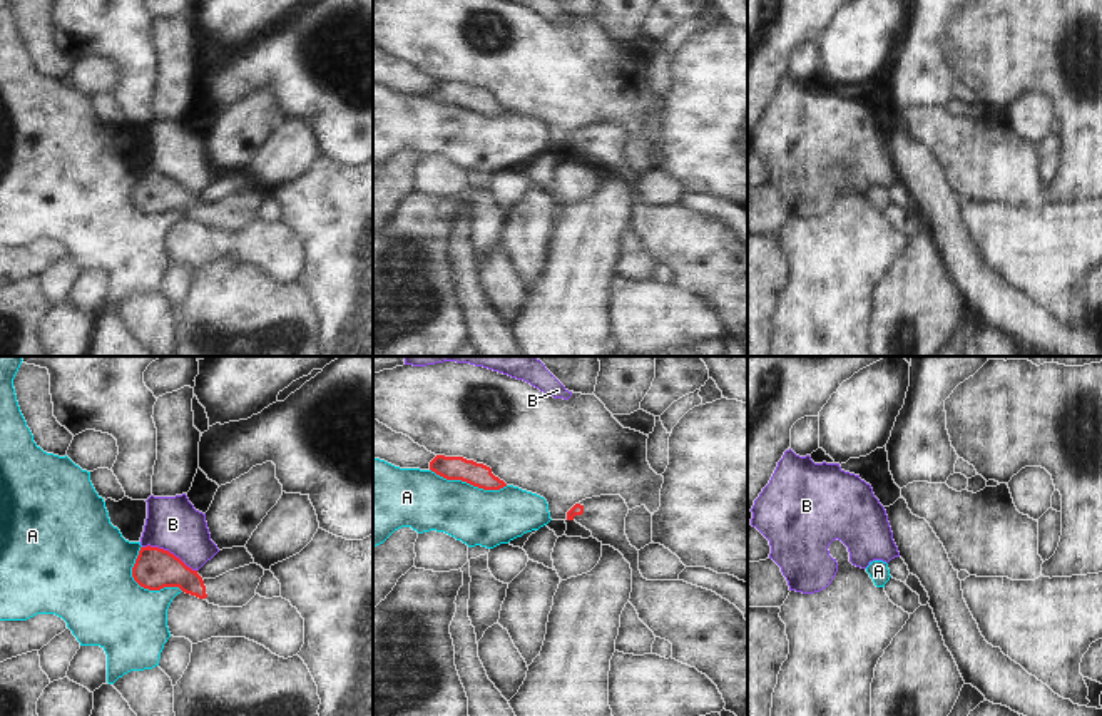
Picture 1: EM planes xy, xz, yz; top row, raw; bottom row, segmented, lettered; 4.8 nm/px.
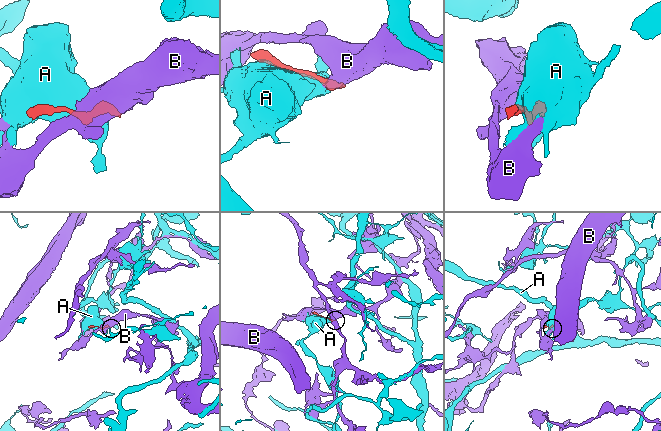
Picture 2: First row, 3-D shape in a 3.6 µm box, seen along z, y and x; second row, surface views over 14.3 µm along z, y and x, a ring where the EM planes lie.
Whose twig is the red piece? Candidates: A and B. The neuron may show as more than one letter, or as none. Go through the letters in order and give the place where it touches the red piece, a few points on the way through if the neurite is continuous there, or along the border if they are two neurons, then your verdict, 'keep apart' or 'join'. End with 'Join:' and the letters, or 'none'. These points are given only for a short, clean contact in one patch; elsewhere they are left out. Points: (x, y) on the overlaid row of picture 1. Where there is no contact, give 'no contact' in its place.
A: xy (142, 586) | keep apart
B: xy (168, 551) | along xy (142, 546), (168, 549), (196, 571) | keep apart
Join: none

